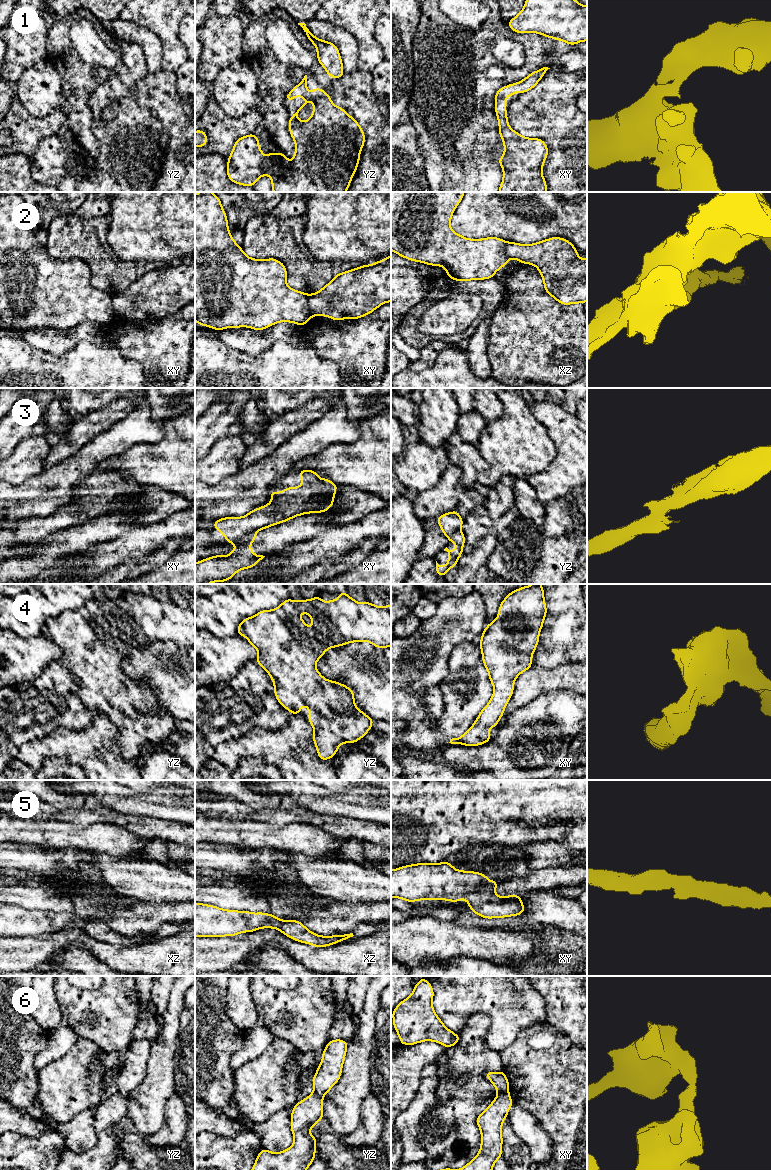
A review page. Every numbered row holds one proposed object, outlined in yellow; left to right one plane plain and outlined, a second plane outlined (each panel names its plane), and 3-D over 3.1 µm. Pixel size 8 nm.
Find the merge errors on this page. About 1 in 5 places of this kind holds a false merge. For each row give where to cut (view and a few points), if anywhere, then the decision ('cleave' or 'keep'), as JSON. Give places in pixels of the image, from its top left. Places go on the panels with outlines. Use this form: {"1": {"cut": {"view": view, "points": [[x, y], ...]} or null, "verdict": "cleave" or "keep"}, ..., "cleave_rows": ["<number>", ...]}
{"1": {"cut": null, "verdict": "keep"}, "2": {"cut": null, "verdict": "keep"}, "3": {"cut": {"view": "xy", "points": [[254, 531], [241, 536], [234, 543]]}, "verdict": "cleave"}, "4": {"cut": null, "verdict": "keep"}, "5": {"cut": null, "verdict": "keep"}, "6": {"cut": {"view": "xy", "points": [[498, 1092], [508, 1093]]}, "verdict": "cleave"}, "cleave_rows": ["3", "6"]}

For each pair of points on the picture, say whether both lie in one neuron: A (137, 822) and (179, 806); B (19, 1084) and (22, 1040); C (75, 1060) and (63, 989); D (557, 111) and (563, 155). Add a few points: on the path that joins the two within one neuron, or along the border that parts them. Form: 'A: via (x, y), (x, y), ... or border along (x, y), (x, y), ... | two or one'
A: border along (166, 818), (184, 823) | two
B: via (20, 1073), (20, 1064), (23, 1058), (22, 1051) | one
C: border along (78, 1037), (92, 1040), (99, 1048) | two
D: via (558, 122), (559, 144) | one

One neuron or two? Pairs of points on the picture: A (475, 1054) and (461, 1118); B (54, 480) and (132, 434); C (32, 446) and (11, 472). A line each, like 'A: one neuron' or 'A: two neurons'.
A: one neuron
B: one neuron
C: one neuron

